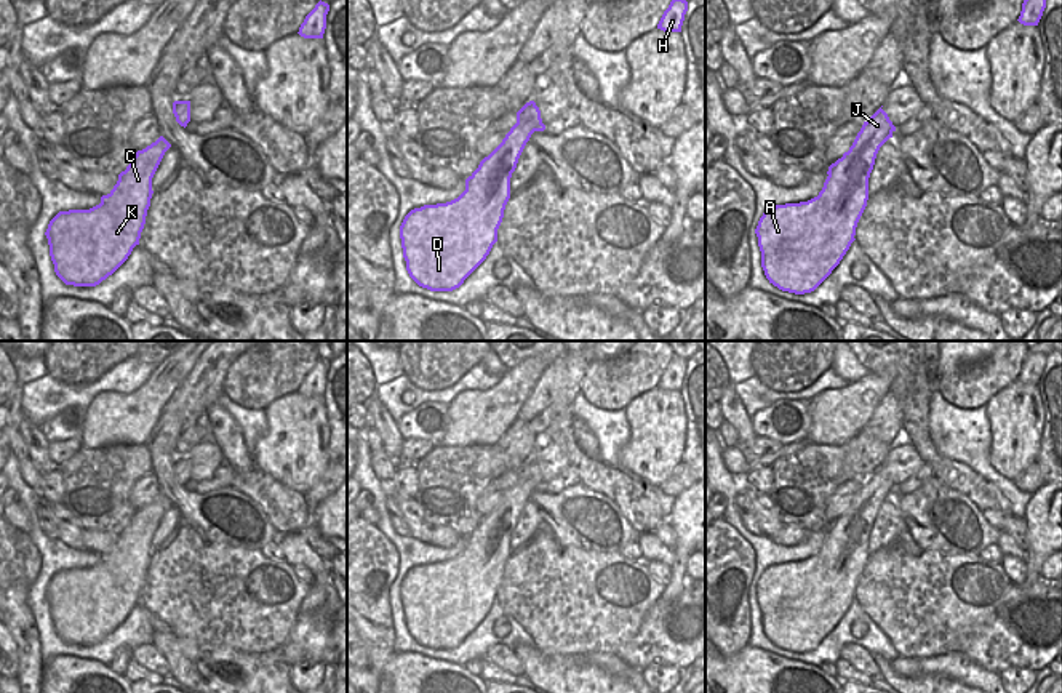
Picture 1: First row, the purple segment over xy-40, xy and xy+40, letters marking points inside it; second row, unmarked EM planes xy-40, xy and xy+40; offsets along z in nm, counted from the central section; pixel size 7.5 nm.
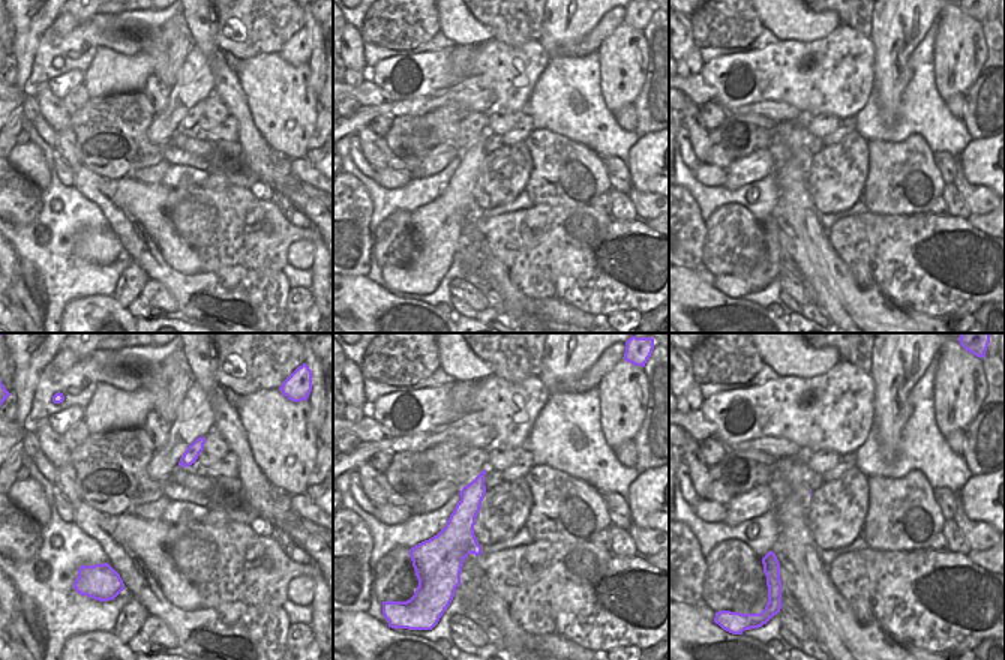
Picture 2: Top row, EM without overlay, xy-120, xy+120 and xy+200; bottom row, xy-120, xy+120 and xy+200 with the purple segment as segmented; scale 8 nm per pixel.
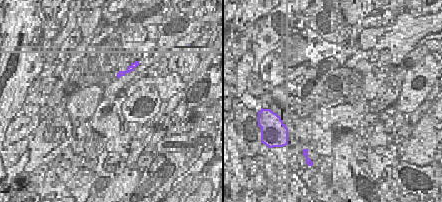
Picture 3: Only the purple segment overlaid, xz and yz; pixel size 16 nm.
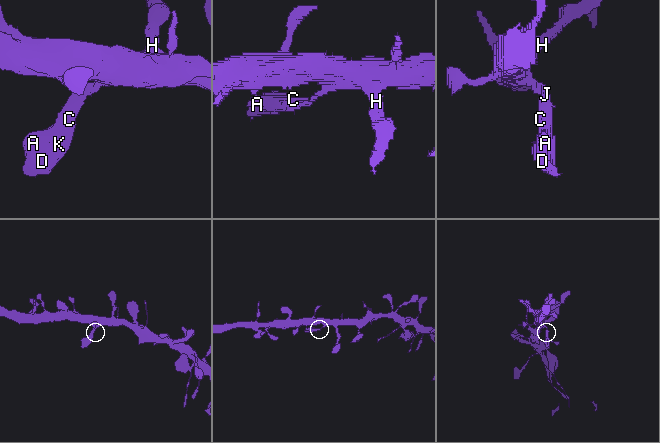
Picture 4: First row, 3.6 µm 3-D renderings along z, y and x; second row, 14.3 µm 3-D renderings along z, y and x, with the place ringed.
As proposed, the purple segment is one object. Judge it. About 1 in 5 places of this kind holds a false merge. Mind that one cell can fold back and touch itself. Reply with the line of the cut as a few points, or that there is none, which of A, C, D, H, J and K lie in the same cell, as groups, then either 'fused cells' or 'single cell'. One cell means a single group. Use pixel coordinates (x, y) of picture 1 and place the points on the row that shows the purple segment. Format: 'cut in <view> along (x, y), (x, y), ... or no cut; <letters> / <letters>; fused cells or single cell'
no cut; A C D H J K; single cell

